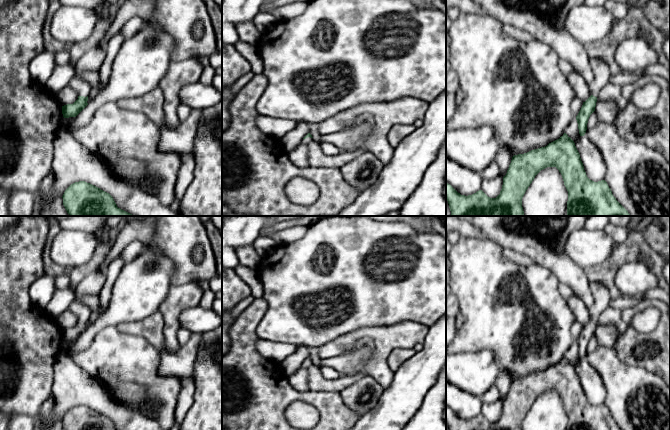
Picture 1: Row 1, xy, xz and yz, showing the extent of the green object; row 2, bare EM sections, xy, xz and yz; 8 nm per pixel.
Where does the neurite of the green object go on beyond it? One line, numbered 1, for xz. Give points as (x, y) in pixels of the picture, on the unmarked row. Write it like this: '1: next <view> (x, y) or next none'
1: next xz (309, 363)

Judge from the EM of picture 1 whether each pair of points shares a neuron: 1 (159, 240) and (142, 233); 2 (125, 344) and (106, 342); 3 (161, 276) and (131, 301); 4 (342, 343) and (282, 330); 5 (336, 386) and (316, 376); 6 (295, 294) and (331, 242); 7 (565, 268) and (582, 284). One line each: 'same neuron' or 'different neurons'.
1: different neurons
2: same neuron
3: same neuron
4: different neurons
5: same neuron
6: same neuron
7: same neuron

